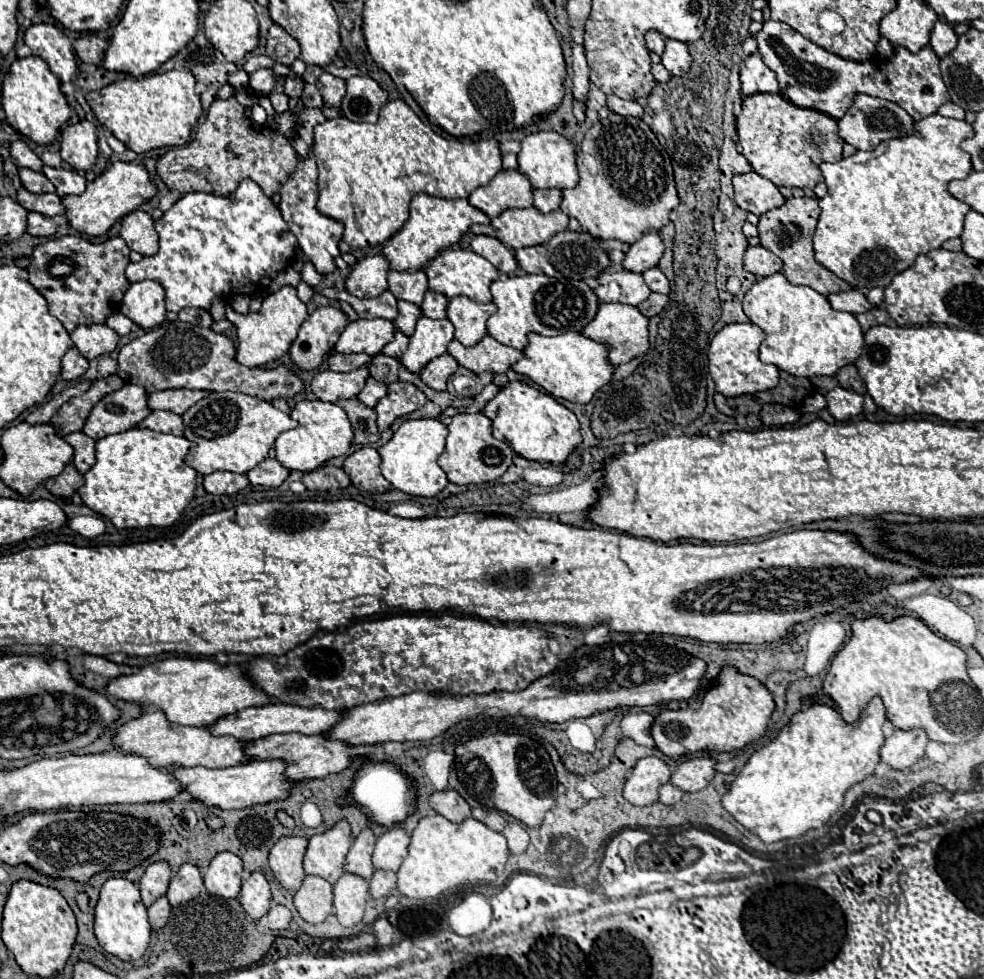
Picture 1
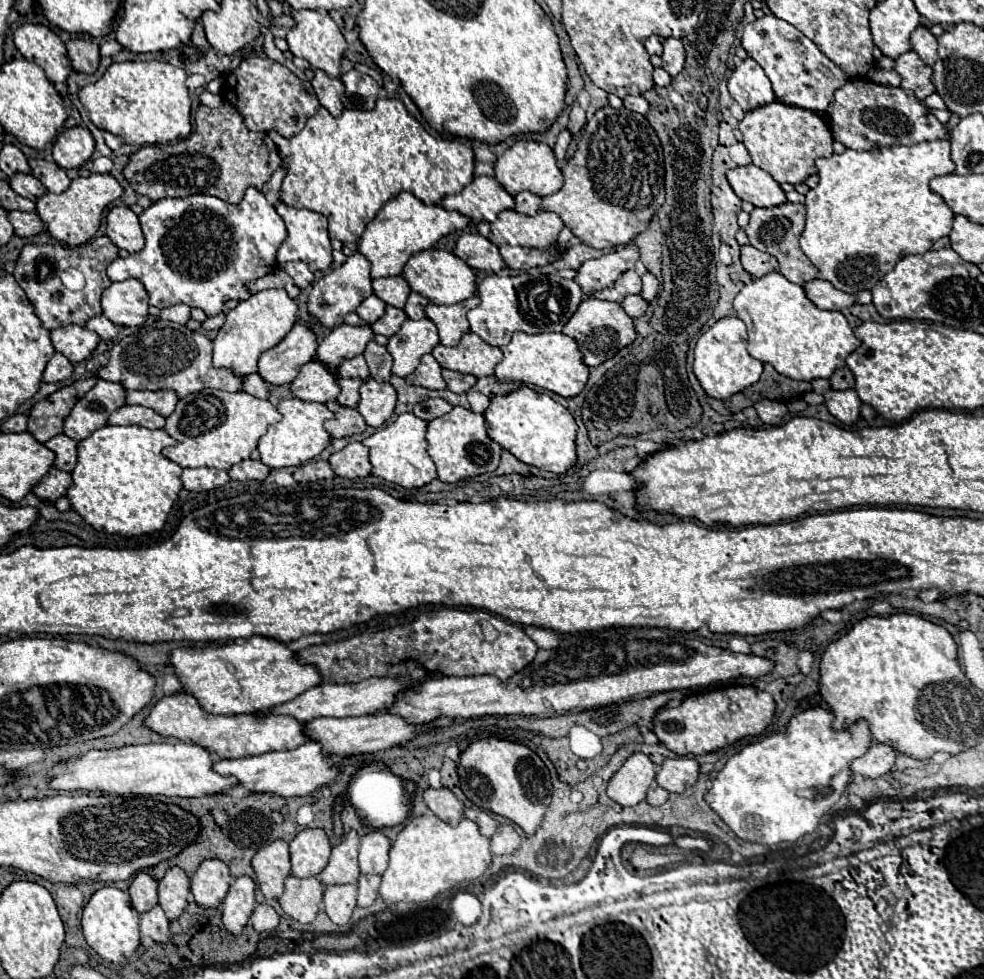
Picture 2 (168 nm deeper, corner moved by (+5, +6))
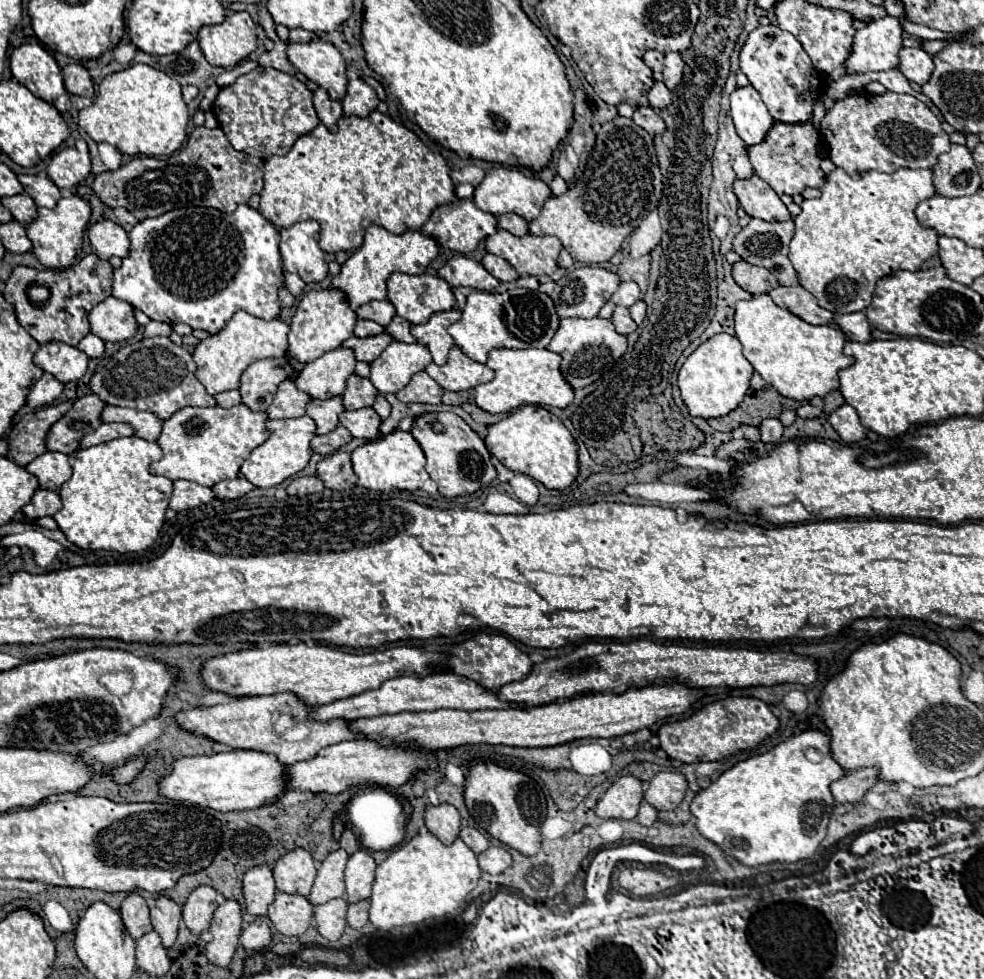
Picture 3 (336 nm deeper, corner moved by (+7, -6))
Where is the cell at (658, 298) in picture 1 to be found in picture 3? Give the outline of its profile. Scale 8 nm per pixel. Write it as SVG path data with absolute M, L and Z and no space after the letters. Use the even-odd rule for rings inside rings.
M622 305L614 307L612 323L614 323L614 327L616 327L616 331L618 331L620 335L630 335L630 333L632 333L632 331L636 331L636 327L638 327L638 325L630 319L628 309L626 309L626 307L622 307Z

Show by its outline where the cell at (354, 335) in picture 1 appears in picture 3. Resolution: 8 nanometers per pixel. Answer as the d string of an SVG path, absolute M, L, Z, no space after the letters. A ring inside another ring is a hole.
M338 347L308 363L294 377L294 383L314 399L330 399L344 393L346 379L354 373L354 365L354 353L346 347Z

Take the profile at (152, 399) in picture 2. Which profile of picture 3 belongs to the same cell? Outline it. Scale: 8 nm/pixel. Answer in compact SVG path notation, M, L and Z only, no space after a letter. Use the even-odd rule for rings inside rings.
M106 405L102 409L102 421L104 423L126 423L134 427L134 435L146 441L156 441L162 431L162 421L150 413L150 411L138 411L138 409L126 409L126 407L112 407Z

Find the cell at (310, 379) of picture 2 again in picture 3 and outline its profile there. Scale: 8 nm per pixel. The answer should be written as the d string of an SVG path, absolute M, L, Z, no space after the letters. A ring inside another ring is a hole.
M286 379L278 385L278 393L272 405L266 409L268 419L288 419L288 417L302 417L310 395L296 389L292 379Z

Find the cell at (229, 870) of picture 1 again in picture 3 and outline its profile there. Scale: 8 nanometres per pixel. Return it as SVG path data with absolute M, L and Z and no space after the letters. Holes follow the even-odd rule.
M200 885L186 899L182 907L182 919L194 935L200 935L210 927L210 919L214 915L214 909L218 907L216 897L218 893L212 887Z

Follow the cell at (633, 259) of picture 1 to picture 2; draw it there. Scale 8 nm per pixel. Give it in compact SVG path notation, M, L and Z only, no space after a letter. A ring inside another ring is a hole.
M626 245L620 251L610 251L600 259L586 261L574 281L582 287L584 295L592 295L596 289L612 285L624 271L634 269L640 261L640 249L636 245Z

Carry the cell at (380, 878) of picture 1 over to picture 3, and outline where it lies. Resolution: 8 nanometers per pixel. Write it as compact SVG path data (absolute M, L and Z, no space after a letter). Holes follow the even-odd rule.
M358 901L348 907L346 921L352 929L362 929L368 923L368 907L370 907L368 901Z

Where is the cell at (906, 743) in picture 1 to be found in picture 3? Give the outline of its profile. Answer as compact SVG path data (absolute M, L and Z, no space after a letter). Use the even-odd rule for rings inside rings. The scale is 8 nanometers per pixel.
M866 767L854 773L846 773L842 779L834 781L830 785L830 791L836 803L858 803L876 781L878 781L878 771L874 767Z

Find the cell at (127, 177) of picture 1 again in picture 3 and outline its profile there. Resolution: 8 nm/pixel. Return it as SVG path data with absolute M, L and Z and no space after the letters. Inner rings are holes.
M78 195L62 197L54 209L46 209L46 207L38 209L38 217L30 223L30 227L26 229L26 235L32 241L32 253L38 257L38 261L46 269L66 269L74 265L76 253L82 247L82 239L88 227L90 213L92 209L88 201L84 201Z

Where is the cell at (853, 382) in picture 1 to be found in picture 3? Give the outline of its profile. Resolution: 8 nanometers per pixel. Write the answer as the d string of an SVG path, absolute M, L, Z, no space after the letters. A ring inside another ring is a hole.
M832 391L824 397L824 413L830 415L832 411L836 411L840 405L844 405L844 397L840 391Z

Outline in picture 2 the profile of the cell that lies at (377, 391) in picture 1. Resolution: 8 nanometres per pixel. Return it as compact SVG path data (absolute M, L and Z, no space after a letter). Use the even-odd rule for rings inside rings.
M338 379L342 391L340 395L336 397L336 401L340 405L346 405L346 407L354 407L358 401L360 401L360 385L364 383L362 379Z

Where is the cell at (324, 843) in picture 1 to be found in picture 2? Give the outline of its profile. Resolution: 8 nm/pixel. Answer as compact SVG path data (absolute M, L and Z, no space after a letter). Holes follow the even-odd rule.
M302 829L290 841L292 875L310 877L324 871L330 859L330 839L324 829Z

